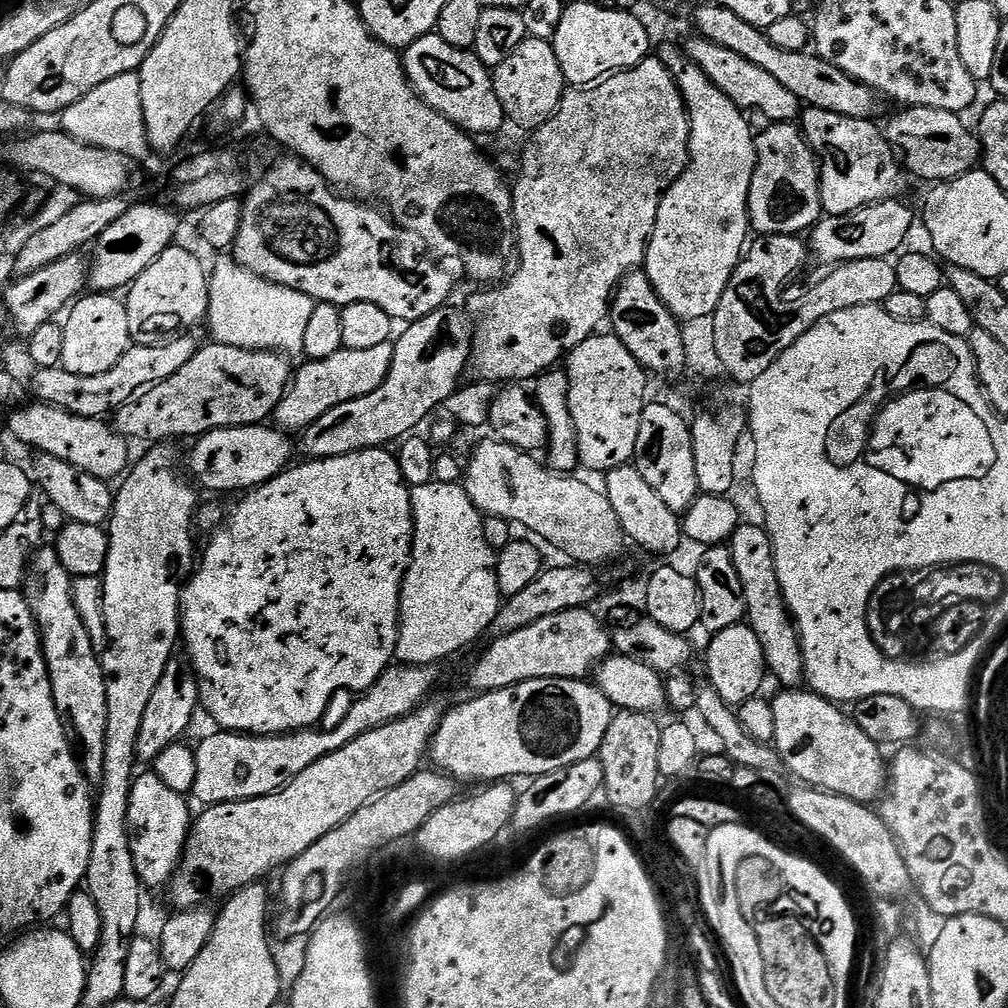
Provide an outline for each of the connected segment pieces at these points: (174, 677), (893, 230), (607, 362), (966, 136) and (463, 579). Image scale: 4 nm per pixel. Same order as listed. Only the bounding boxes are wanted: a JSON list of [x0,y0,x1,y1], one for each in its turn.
[[136,658,200,762],[810,198,912,262],[566,334,649,474],[882,106,982,182],[395,479,502,666]]

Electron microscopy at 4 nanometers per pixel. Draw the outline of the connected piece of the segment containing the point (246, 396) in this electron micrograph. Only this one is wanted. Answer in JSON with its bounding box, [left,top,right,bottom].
[114,342,293,442]

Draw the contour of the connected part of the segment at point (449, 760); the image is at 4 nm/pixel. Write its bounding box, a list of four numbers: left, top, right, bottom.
[430,678,614,782]

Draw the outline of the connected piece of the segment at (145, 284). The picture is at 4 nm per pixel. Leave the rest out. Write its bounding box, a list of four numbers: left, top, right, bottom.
[126,246,208,338]

